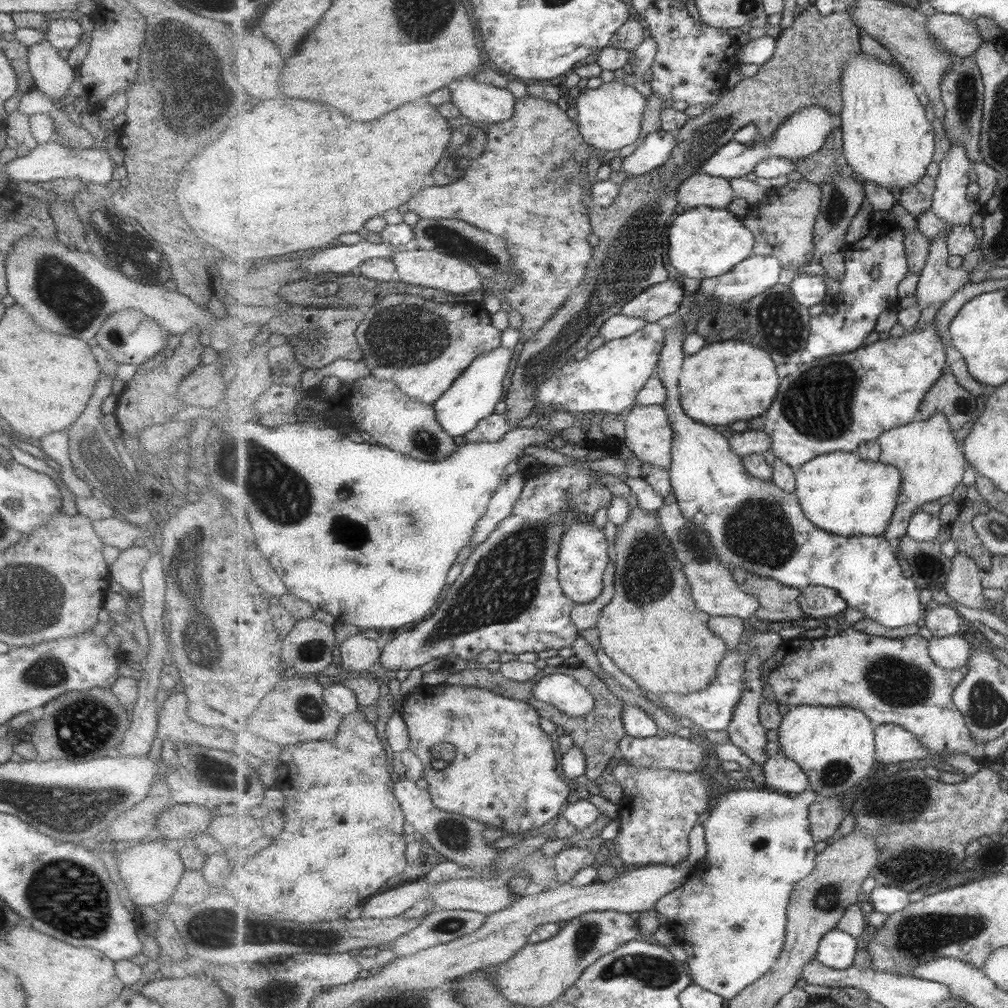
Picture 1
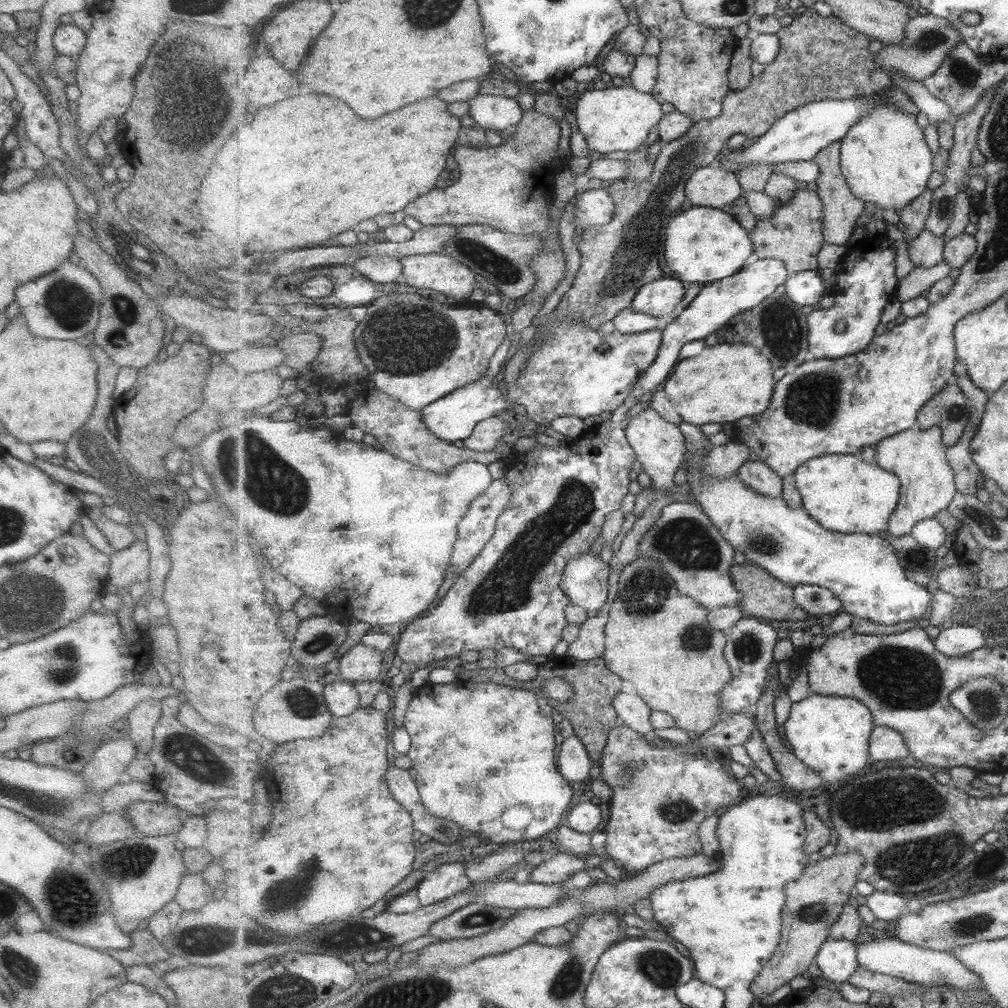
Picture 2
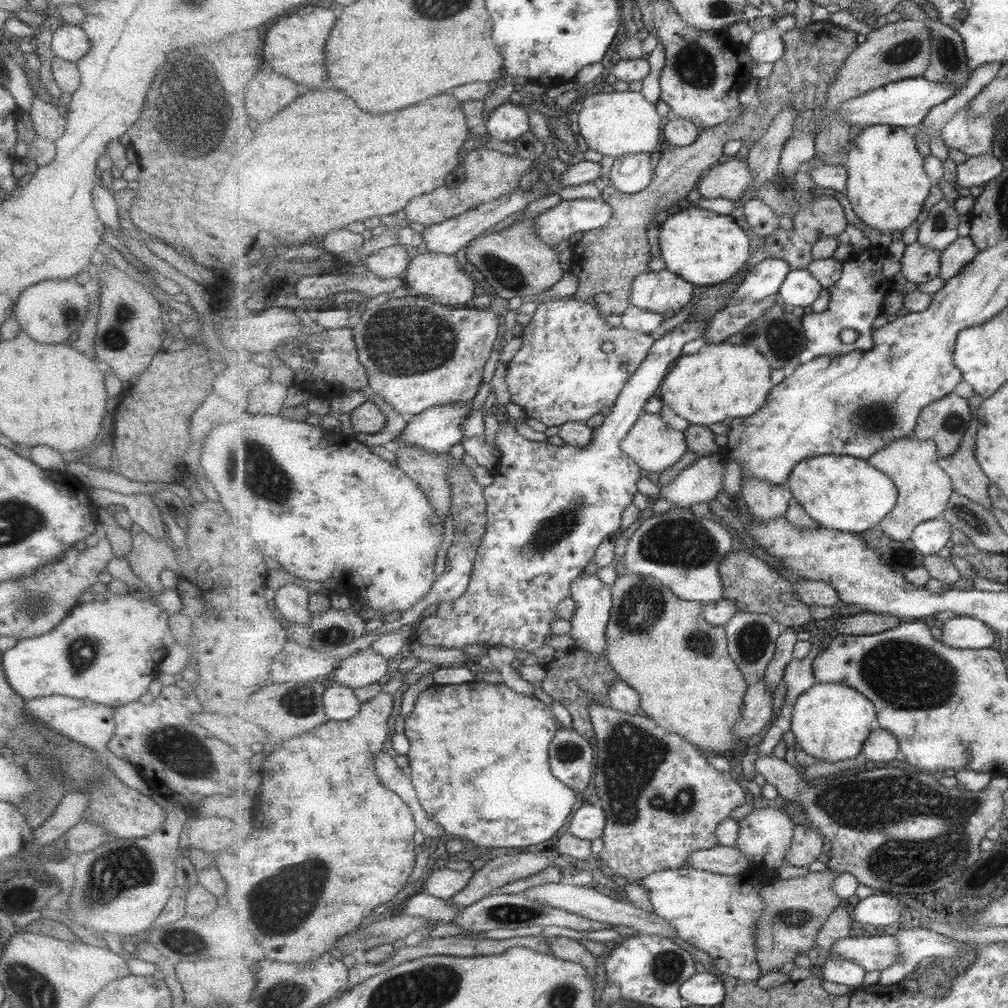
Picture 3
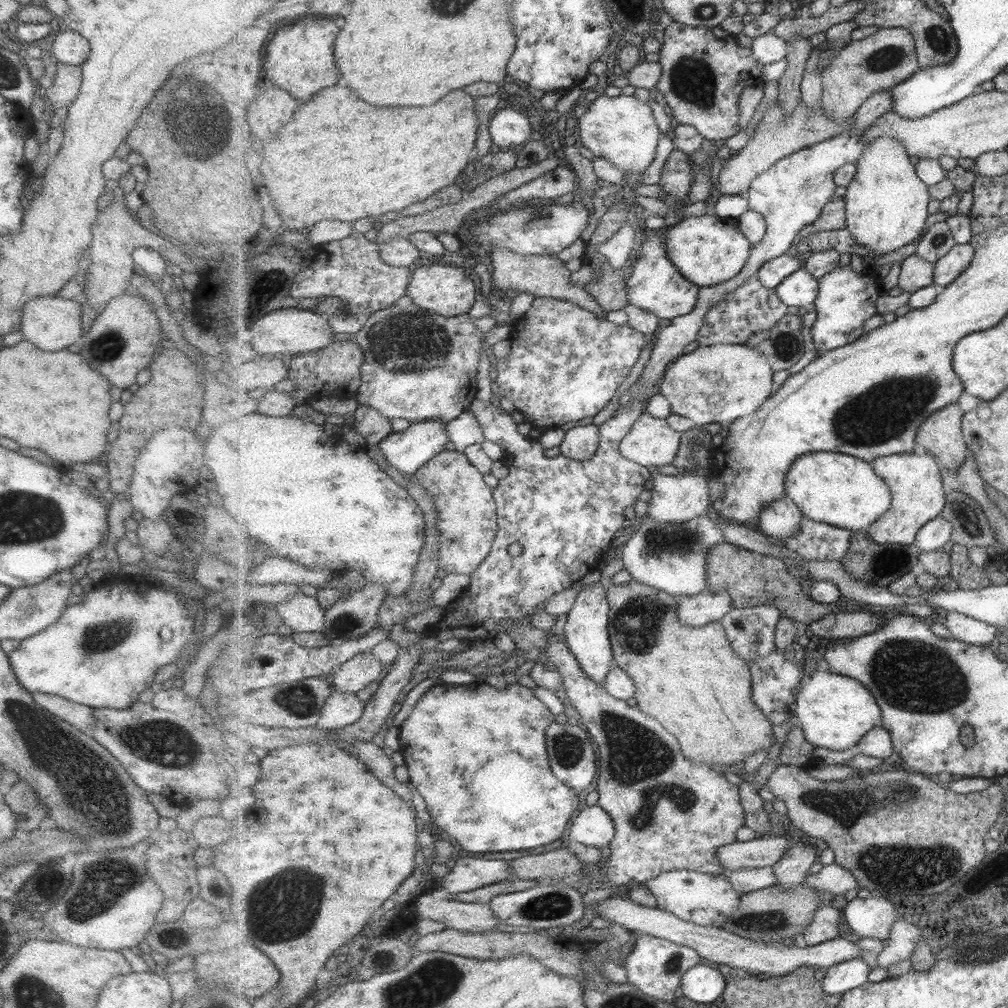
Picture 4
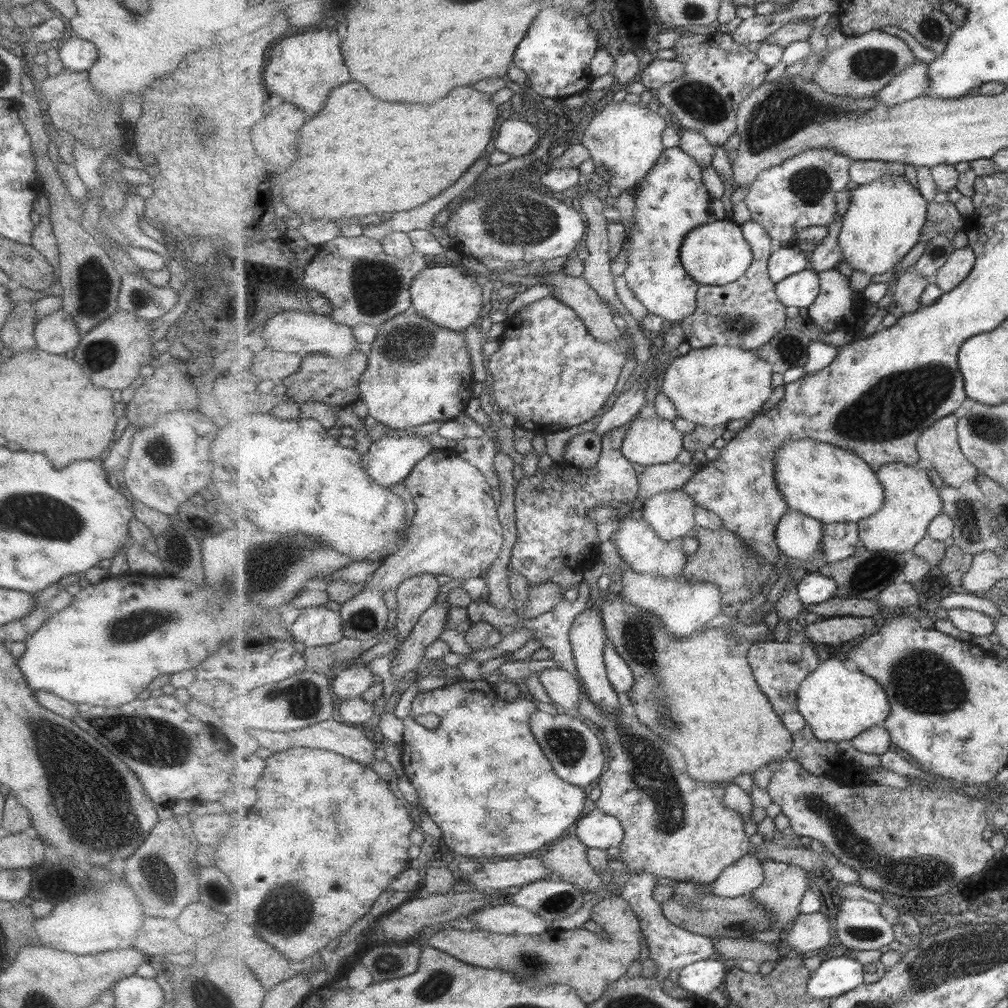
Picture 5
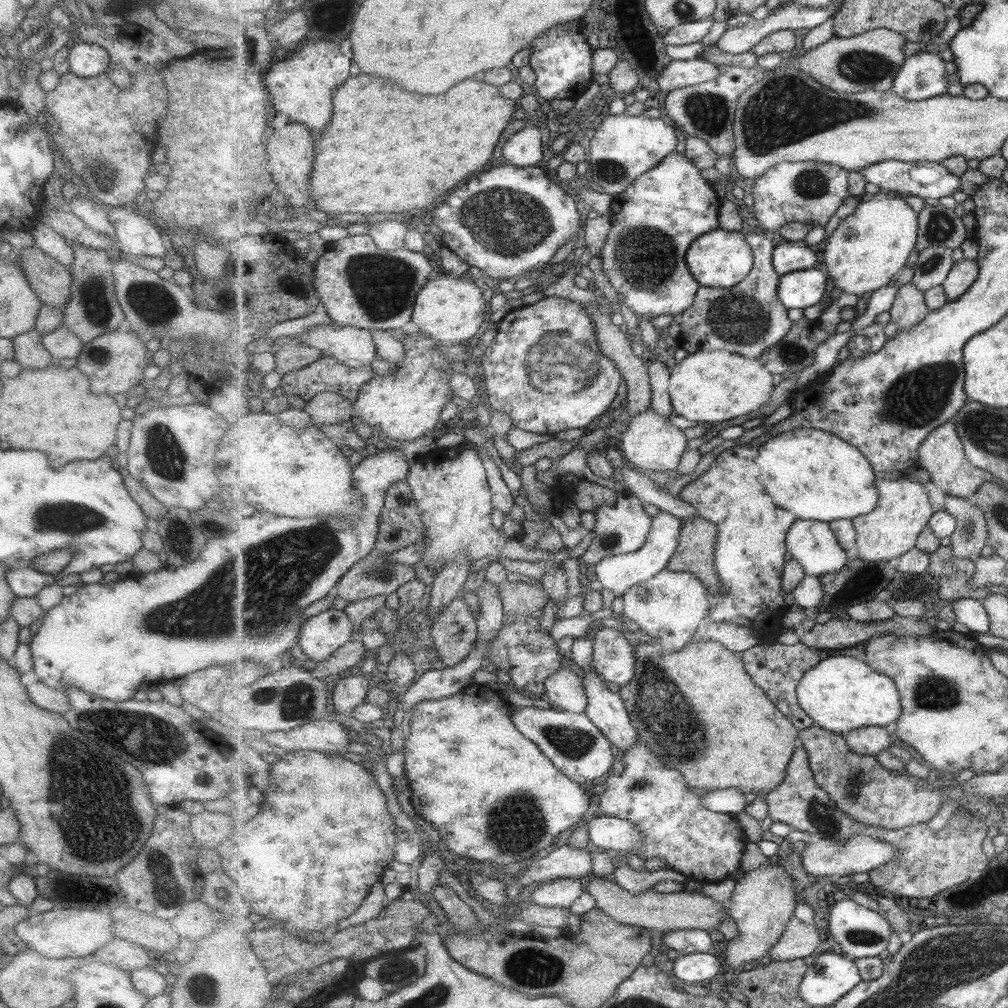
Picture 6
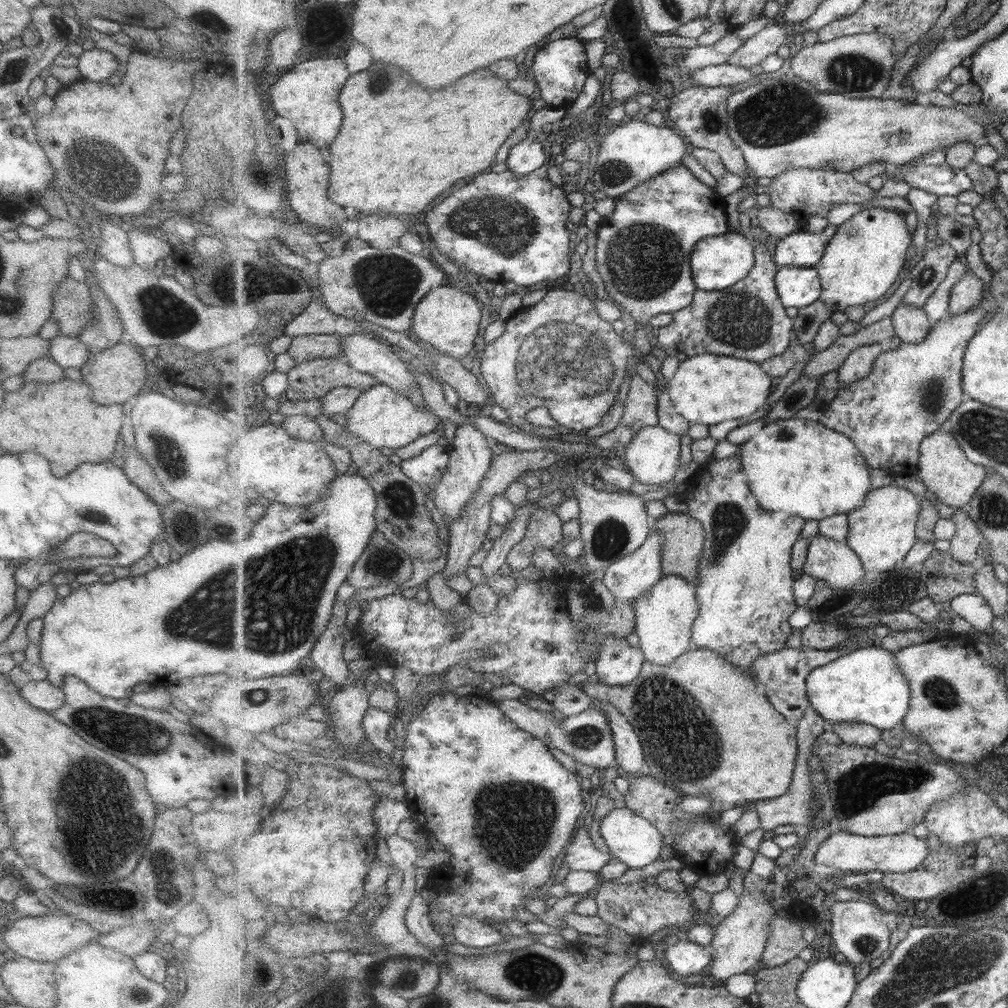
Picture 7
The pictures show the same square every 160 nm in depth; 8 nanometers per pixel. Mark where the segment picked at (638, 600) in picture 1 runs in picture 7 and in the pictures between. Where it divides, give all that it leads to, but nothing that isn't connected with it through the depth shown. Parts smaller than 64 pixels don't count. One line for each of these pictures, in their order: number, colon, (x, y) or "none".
2: (658, 638)
3: (680, 665)
4: (690, 679)
5: (700, 693)
6: (673, 700)
7: (742, 748)

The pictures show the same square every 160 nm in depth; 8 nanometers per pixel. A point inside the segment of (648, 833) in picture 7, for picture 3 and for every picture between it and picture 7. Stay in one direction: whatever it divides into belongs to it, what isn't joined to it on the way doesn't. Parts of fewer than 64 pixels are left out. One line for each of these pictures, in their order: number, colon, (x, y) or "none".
3: (588, 822)
4: (592, 826)
5: (596, 829)
6: (605, 832)

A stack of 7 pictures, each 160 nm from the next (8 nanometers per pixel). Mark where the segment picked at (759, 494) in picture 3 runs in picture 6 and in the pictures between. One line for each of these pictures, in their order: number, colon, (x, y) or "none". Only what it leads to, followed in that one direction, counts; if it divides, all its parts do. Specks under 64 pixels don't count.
4: (781, 519)
5: (798, 535)
6: (814, 544)

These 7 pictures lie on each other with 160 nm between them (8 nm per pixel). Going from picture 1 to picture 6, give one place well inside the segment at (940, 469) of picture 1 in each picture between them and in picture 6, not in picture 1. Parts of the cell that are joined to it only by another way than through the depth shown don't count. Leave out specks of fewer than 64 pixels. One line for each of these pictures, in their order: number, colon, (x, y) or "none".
2: (919, 458)
3: (925, 489)
4: (916, 480)
5: (912, 500)
6: (893, 529)

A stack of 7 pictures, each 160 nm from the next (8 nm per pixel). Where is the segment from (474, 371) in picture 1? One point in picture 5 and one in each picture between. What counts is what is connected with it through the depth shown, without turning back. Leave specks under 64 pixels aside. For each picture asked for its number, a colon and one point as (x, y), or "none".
2: (454, 417)
3: (438, 428)
4: (409, 449)
5: (389, 461)

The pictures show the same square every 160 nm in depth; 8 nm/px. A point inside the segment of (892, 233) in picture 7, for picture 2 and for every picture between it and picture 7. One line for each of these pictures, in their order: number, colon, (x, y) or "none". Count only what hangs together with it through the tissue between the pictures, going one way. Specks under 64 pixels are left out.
2: (886, 160)
3: (888, 187)
4: (887, 205)
5: (885, 221)
6: (869, 250)

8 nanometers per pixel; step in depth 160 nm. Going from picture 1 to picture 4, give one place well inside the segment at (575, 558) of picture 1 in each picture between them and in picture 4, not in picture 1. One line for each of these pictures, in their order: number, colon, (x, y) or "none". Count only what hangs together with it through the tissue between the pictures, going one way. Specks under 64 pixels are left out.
2: (586, 577)
3: (594, 603)
4: (587, 632)

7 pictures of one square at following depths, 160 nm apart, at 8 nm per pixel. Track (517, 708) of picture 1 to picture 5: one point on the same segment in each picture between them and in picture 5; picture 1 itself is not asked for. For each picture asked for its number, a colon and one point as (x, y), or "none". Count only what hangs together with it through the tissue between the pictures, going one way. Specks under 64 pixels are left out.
2: (474, 745)
3: (480, 756)
4: (478, 756)
5: (481, 744)

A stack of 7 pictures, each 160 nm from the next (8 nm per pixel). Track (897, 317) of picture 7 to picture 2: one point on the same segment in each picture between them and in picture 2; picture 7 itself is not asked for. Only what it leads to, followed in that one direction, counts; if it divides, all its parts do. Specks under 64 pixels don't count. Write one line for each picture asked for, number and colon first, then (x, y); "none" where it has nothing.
2: (927, 251)
3: (920, 264)
4: (917, 273)
5: (910, 287)
6: (910, 308)

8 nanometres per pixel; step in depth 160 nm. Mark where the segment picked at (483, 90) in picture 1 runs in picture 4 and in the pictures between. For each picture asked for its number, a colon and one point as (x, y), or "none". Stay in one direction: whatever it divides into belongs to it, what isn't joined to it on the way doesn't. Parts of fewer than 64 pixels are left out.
2: (497, 113)
3: (508, 122)
4: (510, 128)

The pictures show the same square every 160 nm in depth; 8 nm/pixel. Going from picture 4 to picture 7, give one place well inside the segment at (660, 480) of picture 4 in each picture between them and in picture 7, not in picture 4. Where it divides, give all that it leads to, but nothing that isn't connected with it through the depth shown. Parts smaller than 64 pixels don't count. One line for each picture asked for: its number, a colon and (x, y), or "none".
5: (672, 513)
6: (617, 574)
7: (632, 575)

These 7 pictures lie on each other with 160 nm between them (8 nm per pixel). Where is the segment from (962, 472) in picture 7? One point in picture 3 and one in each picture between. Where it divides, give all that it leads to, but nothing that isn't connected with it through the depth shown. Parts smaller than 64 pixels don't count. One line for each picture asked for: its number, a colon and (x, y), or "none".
3: (945, 421)
4: (943, 435)
5: (939, 447)
6: (943, 454)

